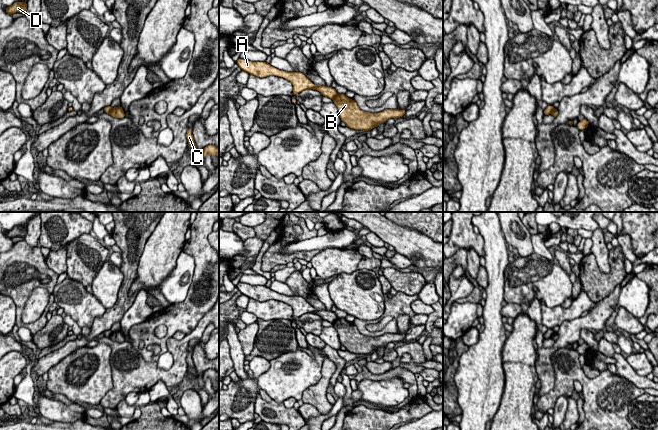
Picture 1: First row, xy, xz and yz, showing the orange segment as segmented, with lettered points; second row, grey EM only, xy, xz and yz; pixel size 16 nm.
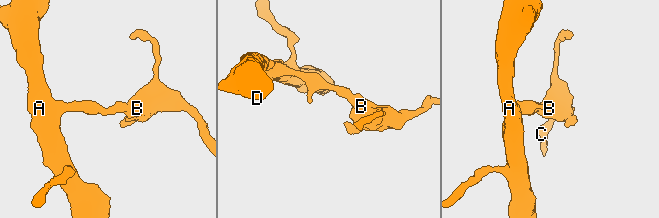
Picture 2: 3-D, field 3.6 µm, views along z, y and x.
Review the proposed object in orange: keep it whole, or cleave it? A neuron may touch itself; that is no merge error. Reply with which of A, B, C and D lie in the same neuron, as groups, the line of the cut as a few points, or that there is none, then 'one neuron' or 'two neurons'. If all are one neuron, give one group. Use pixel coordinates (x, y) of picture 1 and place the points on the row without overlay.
A D / B C; cut in xz along (337, 318), (332, 322); two neurons

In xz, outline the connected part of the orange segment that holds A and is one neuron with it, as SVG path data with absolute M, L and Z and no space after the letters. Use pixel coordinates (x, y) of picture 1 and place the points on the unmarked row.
M238 283L236 285L242 295L245 295L251 299L263 302L267 300L278 300L289 304L293 309L293 318L296 319L303 314L313 313L319 315L323 320L333 323L338 318L335 312L327 310L316 310L313 308L303 297L301 296L287 296L279 294L269 287L264 286L252 286L246 283Z

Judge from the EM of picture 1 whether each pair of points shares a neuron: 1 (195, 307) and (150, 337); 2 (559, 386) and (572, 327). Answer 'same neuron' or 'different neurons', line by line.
1: same neuron
2: different neurons

